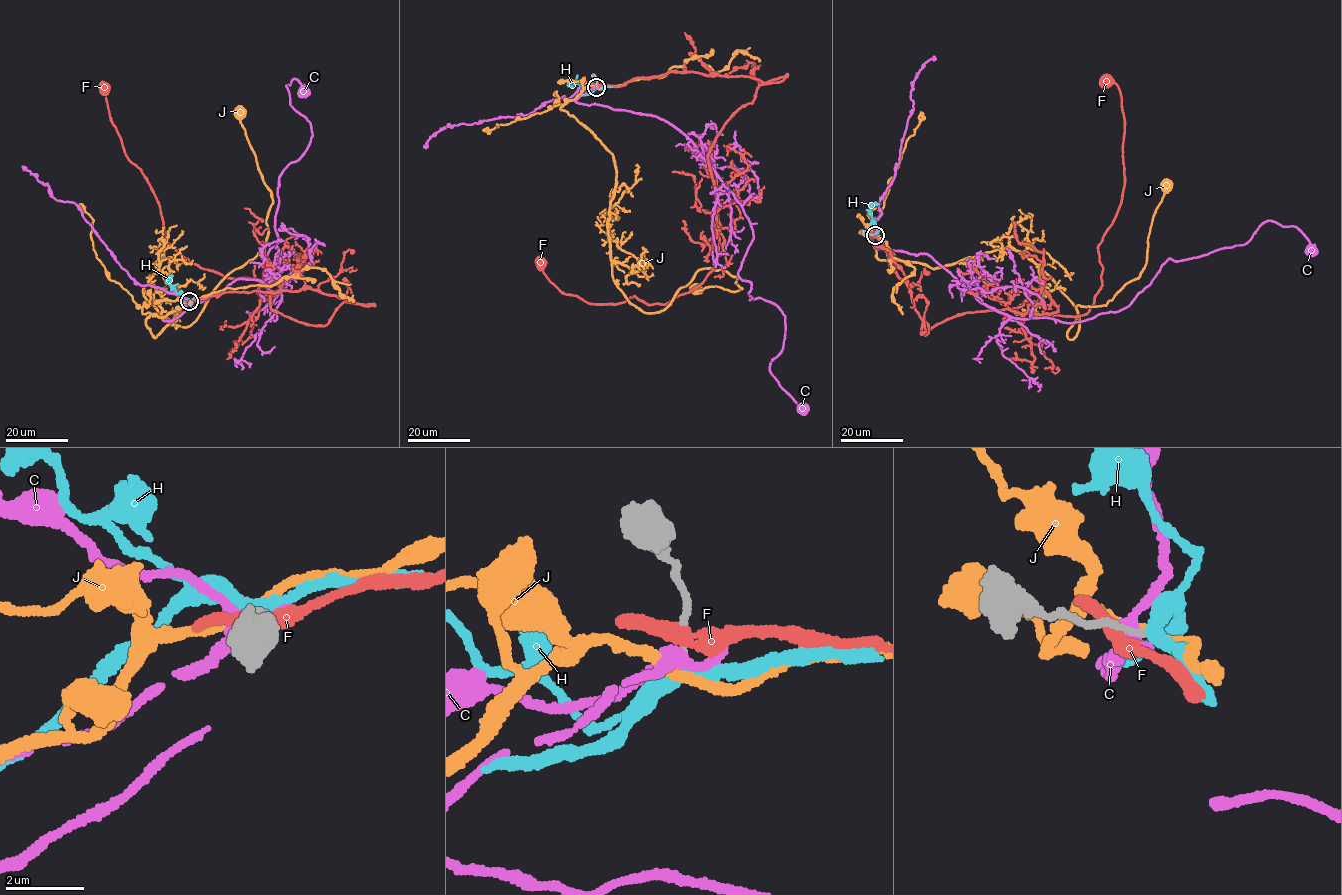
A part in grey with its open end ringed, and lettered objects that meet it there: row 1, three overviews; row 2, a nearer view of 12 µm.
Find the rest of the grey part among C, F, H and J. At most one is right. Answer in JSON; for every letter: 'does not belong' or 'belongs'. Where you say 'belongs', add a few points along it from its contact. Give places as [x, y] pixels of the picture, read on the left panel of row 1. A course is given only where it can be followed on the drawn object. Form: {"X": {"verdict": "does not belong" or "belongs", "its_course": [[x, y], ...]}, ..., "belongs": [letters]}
{"C": {"verdict": "does not belong"}, "F": {"verdict": "does not belong"}, "H": {"verdict": "does not belong"}, "J": {"verdict": "does not belong"}, "belongs": []}

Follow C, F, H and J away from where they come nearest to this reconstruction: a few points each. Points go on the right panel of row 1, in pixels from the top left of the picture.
C: (874, 235), (1000, 312), (1069, 322), (1121, 310), (1170, 258), (1244, 245), (1268, 221), (1310, 251)
F: (873, 235), (925, 334), (974, 312), (1088, 311), (1124, 184), (1119, 88), (1106, 80)
H: (875, 235), (879, 229), (870, 209), (879, 204)
J: (875, 235), (879, 259), (932, 268), (1012, 247), (1075, 307), (1071, 340), (1077, 305), (1139, 277), (1165, 186)

